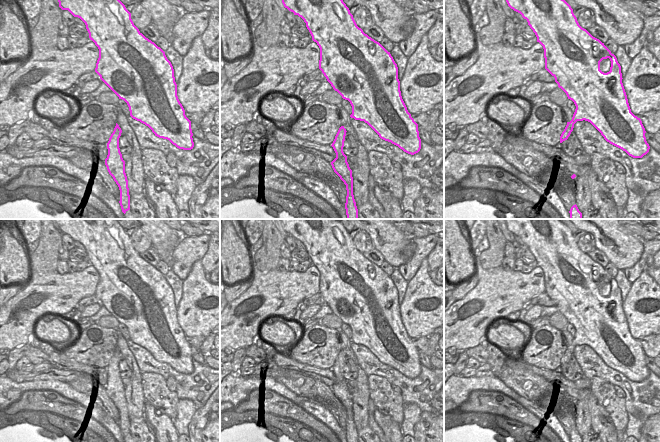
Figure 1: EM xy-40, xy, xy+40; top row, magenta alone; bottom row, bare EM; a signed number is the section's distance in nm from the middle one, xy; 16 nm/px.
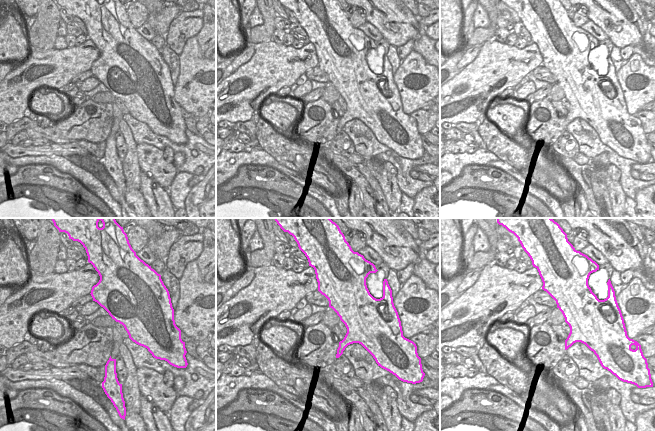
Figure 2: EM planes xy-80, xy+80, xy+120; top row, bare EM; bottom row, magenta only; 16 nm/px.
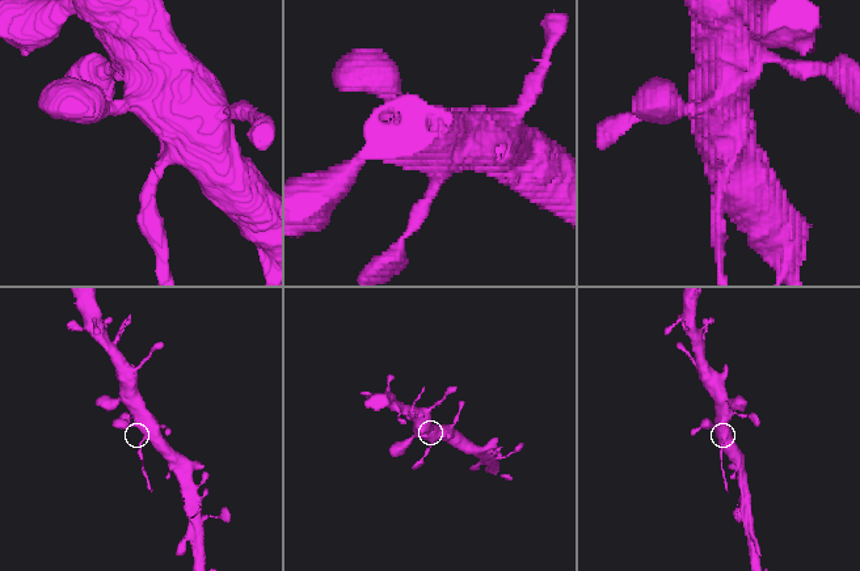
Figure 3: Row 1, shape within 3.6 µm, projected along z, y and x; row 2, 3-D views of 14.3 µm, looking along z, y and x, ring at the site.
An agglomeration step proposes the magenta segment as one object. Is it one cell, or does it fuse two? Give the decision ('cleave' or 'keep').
cleave

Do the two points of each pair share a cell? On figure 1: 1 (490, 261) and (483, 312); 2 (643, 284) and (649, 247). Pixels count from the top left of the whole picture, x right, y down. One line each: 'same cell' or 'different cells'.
1: different cells
2: different cells

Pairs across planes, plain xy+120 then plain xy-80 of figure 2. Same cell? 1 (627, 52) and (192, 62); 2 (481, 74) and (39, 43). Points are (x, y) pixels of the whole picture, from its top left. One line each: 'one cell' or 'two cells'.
1: two cells
2: two cells

